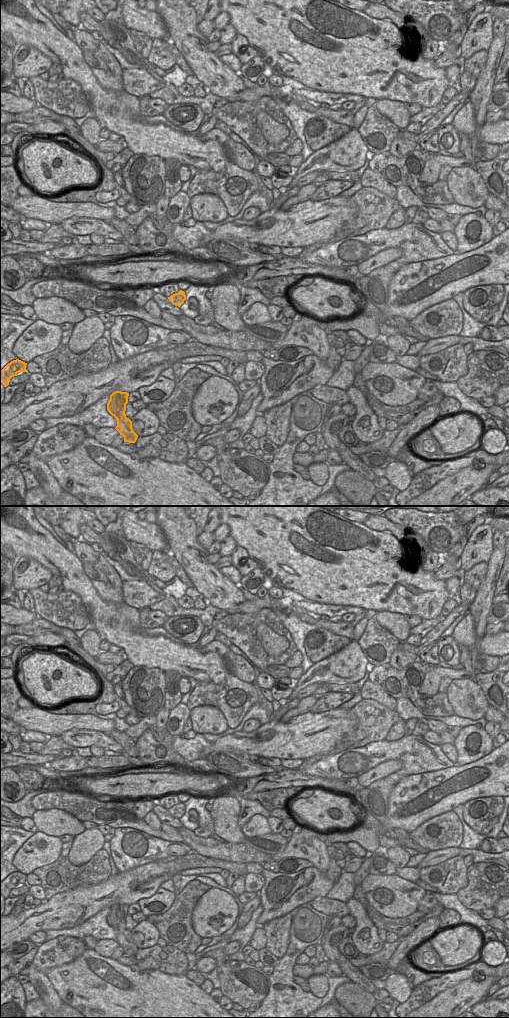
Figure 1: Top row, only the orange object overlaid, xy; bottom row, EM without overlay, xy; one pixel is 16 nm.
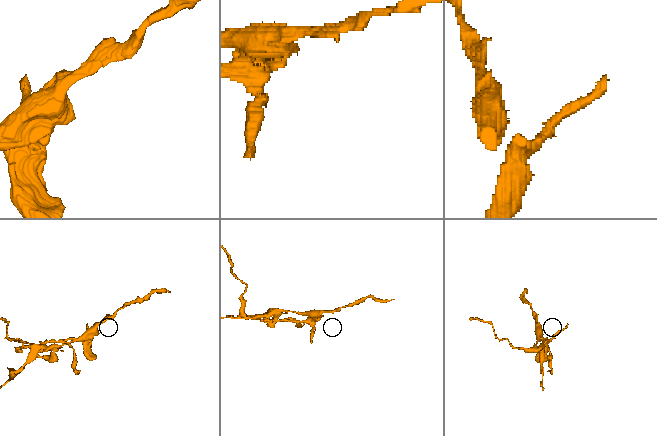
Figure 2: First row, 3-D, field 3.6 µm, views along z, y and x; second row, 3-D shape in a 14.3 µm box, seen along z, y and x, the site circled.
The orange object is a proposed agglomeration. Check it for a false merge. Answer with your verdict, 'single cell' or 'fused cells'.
fused cells

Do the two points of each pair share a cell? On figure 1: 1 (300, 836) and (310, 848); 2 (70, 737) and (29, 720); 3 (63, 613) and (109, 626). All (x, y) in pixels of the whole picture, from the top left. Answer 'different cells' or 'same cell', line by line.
1: same cell
2: different cells
3: different cells

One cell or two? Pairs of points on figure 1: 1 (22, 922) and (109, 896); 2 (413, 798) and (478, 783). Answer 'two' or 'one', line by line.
1: one
2: one

